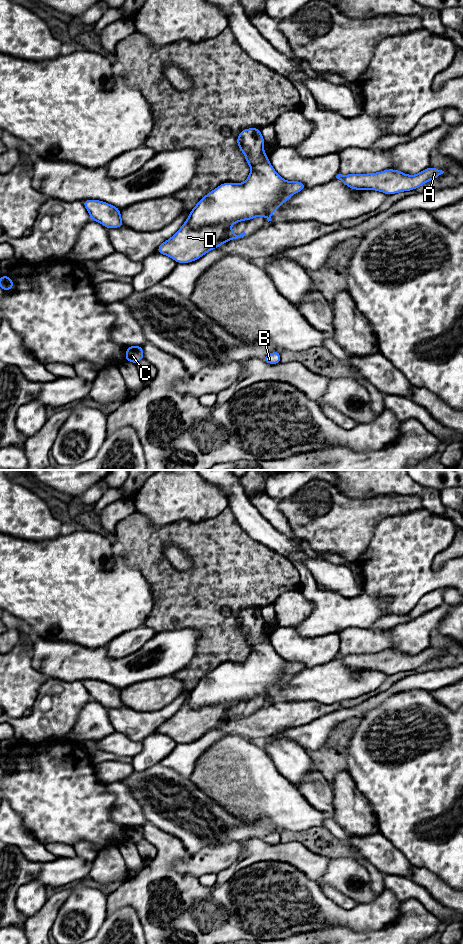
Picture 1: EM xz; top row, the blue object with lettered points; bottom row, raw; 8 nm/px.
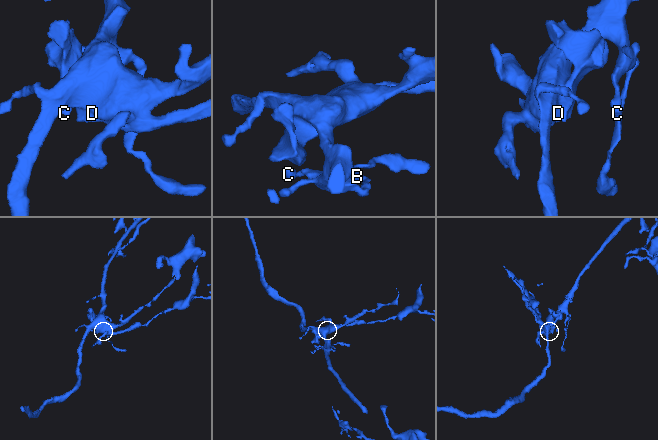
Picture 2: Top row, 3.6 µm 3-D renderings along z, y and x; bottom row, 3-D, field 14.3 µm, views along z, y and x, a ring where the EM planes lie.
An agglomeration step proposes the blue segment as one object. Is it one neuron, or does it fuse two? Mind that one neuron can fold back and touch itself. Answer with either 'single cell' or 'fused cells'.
fused cells

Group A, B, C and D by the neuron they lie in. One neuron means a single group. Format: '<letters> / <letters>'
A D / B C

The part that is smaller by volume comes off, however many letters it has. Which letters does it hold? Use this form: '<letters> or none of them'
A, D

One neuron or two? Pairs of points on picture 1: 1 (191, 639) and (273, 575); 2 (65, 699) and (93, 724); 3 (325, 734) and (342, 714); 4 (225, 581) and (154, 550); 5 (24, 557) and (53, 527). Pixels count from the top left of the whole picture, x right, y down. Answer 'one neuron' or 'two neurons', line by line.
1: two neurons
2: two neurons
3: one neuron
4: one neuron
5: two neurons

